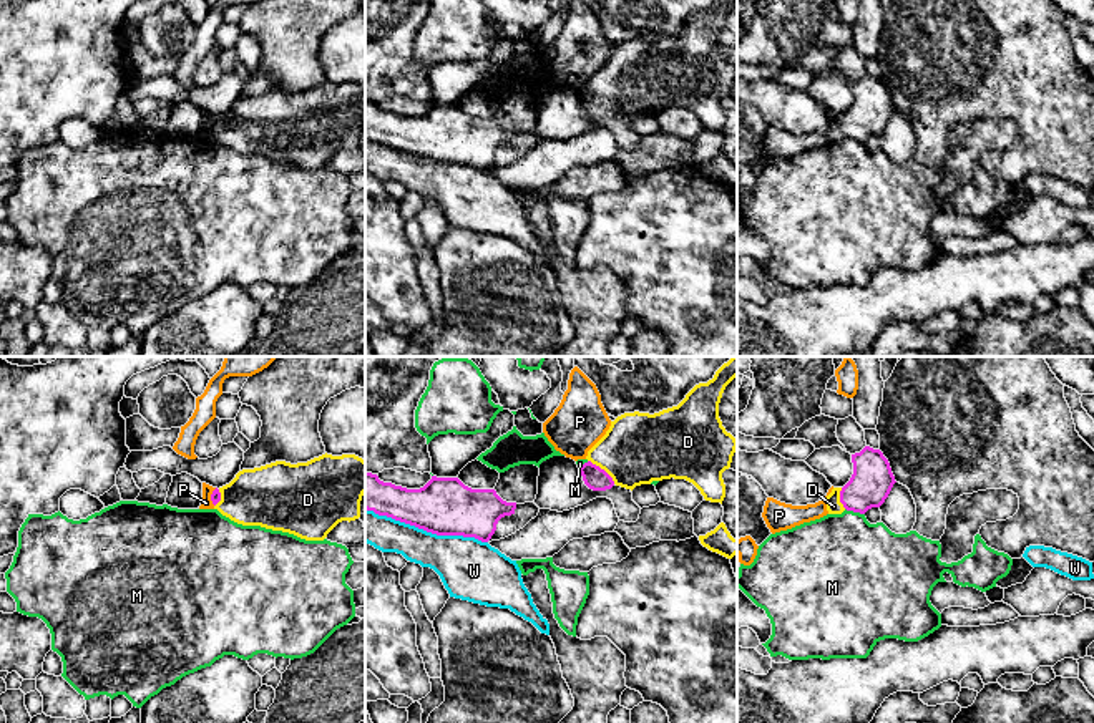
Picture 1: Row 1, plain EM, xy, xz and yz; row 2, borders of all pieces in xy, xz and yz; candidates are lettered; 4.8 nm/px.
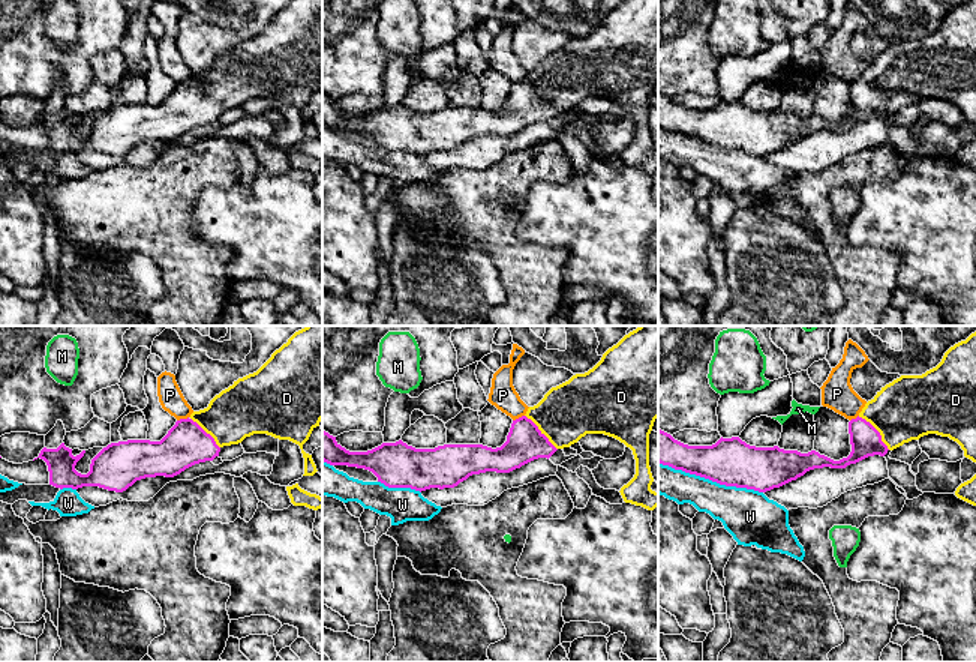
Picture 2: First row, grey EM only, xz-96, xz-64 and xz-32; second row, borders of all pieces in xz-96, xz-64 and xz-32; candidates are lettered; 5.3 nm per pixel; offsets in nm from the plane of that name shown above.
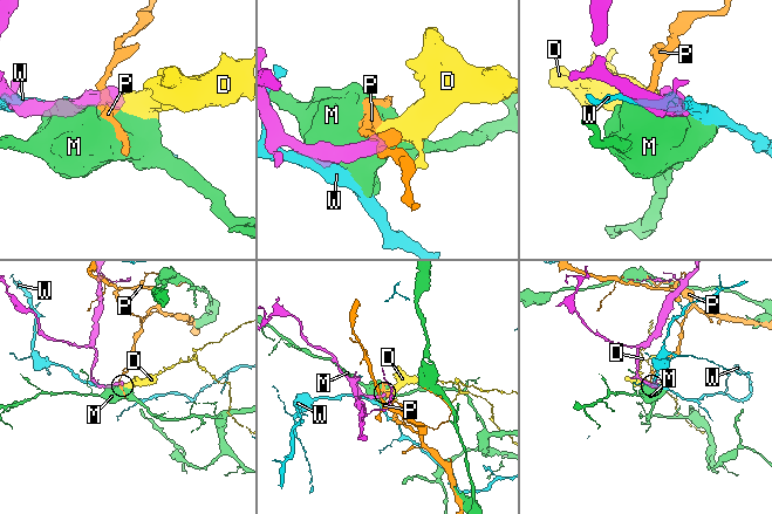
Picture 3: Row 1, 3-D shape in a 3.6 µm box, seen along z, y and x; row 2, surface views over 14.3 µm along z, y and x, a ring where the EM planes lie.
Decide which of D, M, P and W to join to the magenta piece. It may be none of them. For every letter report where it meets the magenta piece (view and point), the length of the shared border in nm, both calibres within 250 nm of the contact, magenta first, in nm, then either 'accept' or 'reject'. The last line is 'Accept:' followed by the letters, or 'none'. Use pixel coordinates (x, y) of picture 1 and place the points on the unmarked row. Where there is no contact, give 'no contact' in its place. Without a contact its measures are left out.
D: contact xz (603, 98); length 180 nm; calibres 110 and 340 nm; accept
M: contact yz (855, 140); length 100 nm; calibres 200 and 460 nm; reject
P: contact xy (211, 125); length 90 nm; calibres 50 and 60 nm; reject
W: contact xz (427, 160); length 600 nm; calibres 280 and 280 nm; reject
Accept: D

